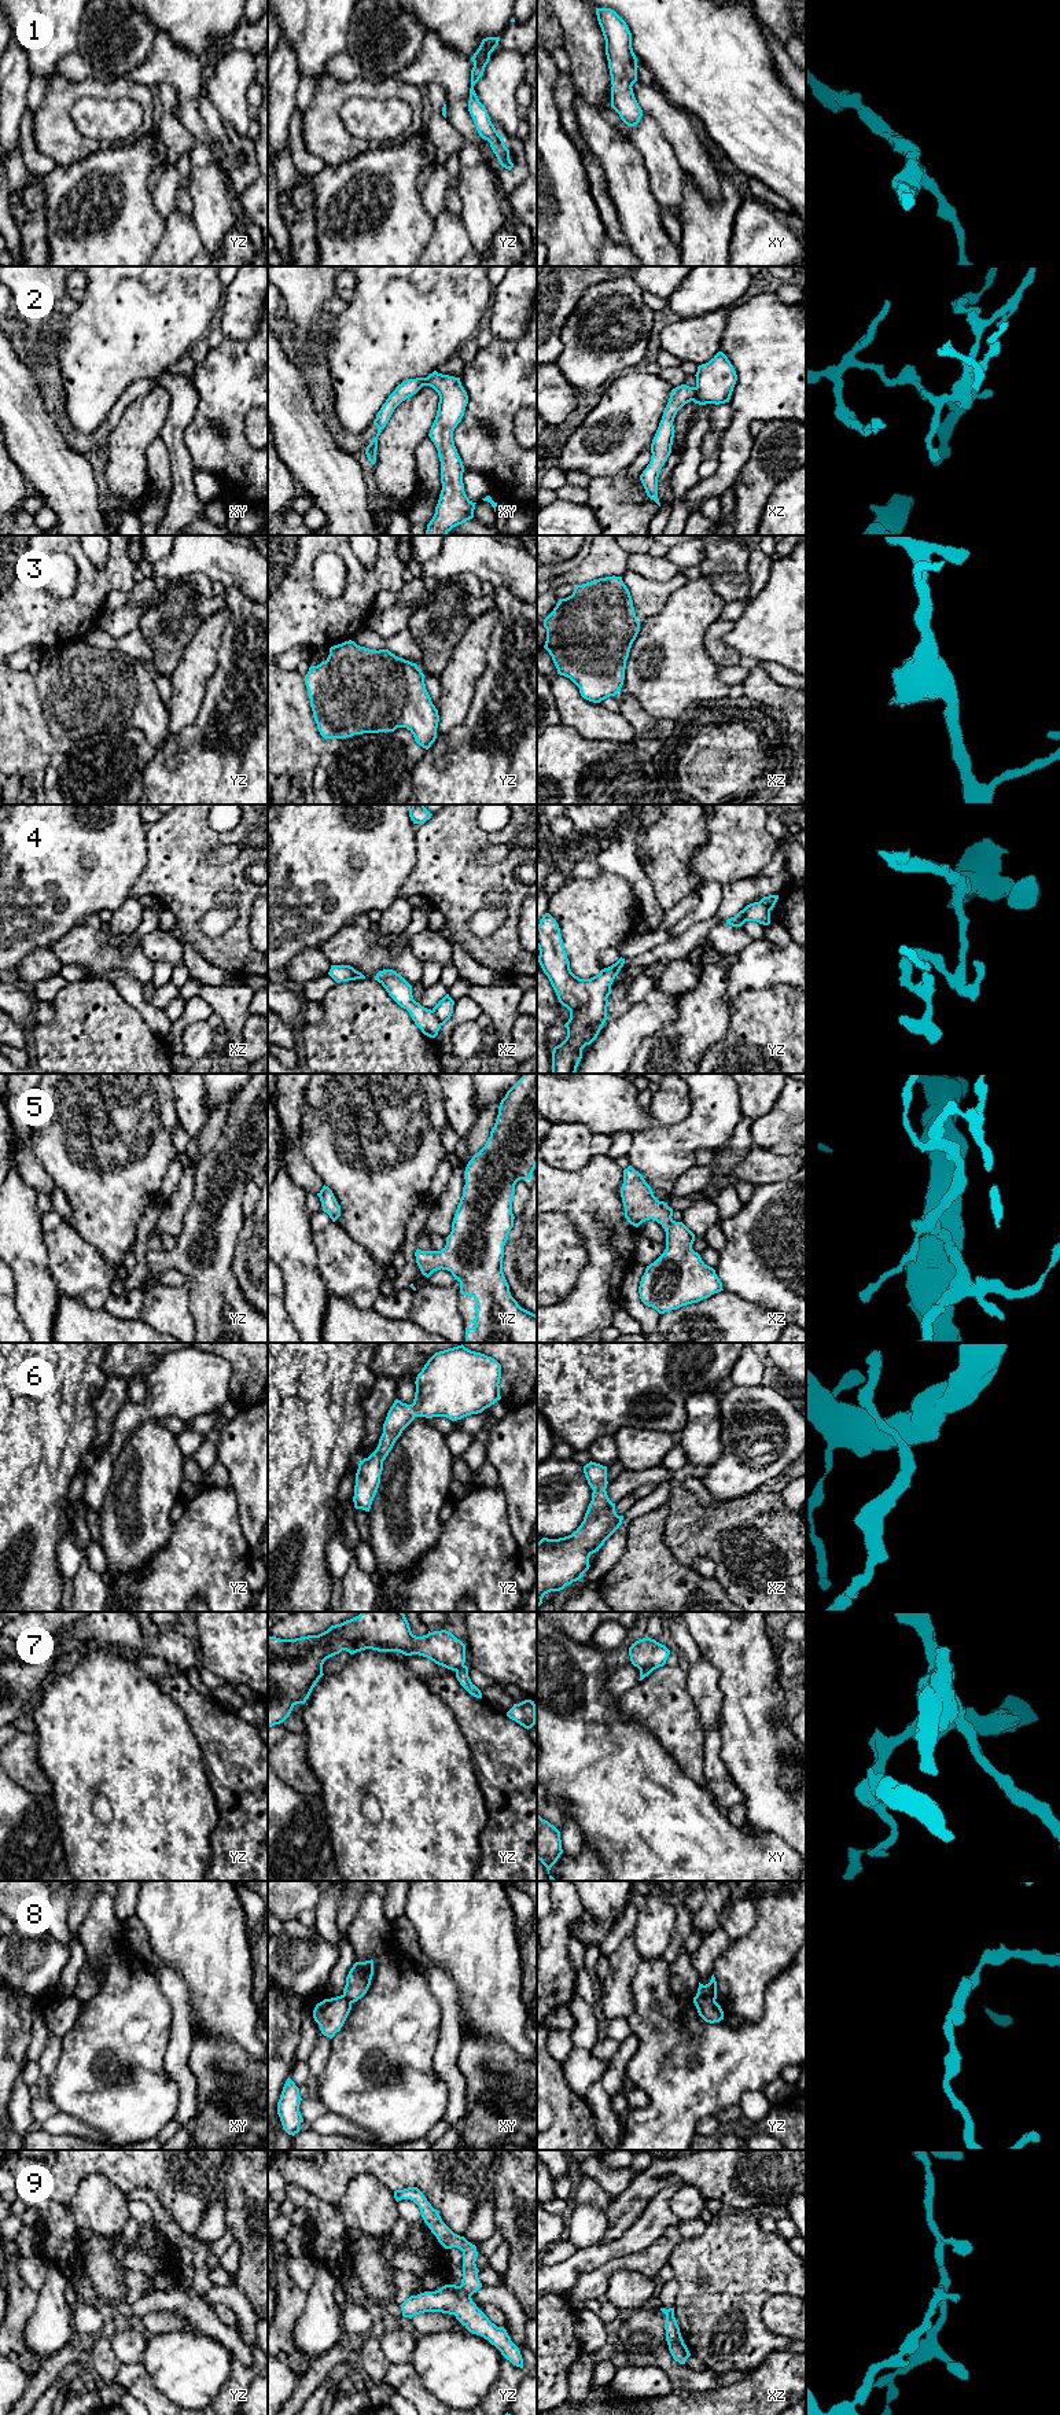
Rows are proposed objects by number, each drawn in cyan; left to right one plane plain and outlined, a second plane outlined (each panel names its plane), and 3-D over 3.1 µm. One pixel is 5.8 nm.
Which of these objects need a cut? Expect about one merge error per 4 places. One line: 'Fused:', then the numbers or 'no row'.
Fused: 2, 4, 7, 8, 9

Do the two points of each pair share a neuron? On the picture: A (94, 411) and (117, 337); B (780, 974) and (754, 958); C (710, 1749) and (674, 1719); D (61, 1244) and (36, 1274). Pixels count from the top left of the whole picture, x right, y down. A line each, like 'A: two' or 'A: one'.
A: one
B: one
C: two
D: two

